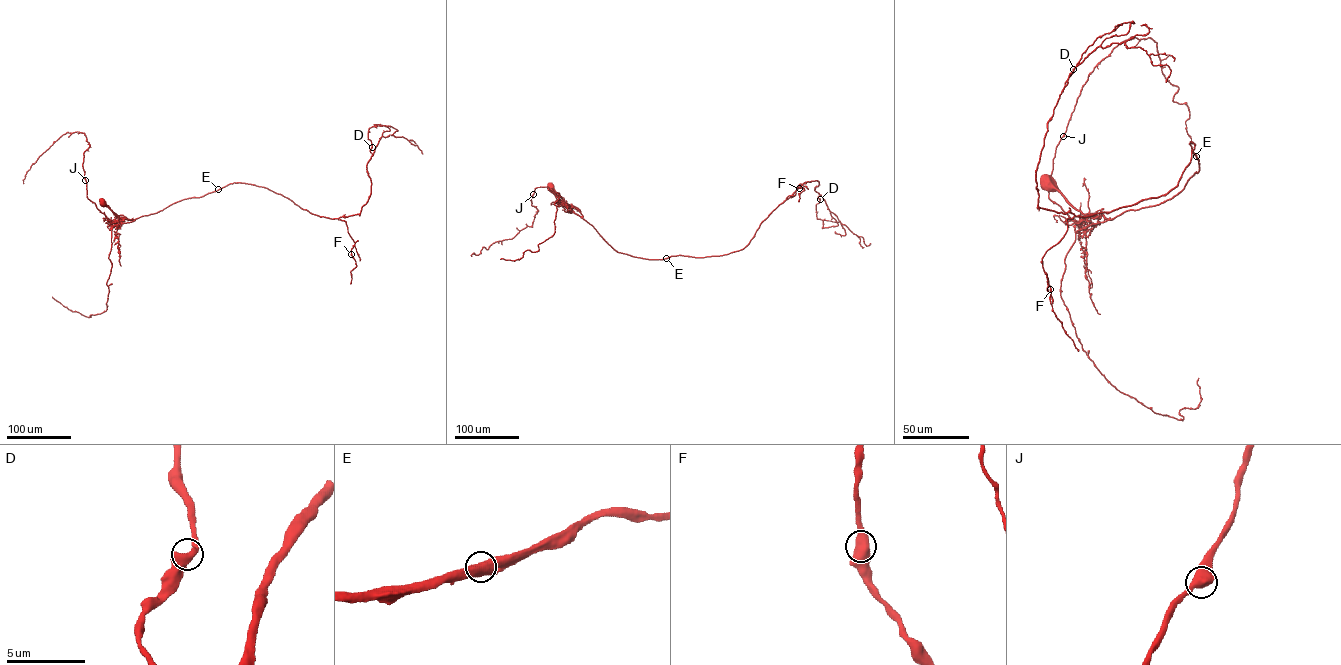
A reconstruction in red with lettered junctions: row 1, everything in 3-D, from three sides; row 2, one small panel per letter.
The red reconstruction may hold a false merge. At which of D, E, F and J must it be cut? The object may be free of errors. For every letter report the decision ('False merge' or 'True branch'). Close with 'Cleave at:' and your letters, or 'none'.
D: True branch
E: True branch
F: True branch
J: True branch
Cleave at: none

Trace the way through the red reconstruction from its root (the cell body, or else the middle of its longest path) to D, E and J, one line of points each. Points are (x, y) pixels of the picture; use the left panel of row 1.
D: (102, 203), (134, 220), (242, 183), (319, 216), (345, 217), (359, 214), (371, 193), (372, 147)
E: (102, 203), (118, 217), (134, 220), (218, 189)
J: (102, 203), (119, 218), (110, 223), (88, 198), (85, 180)

